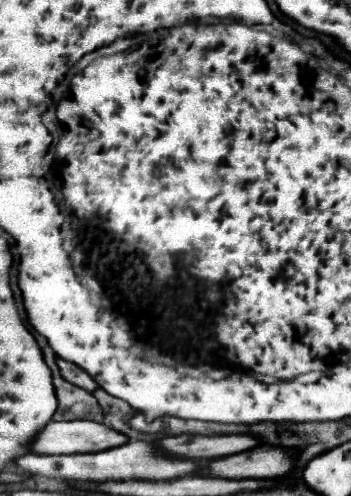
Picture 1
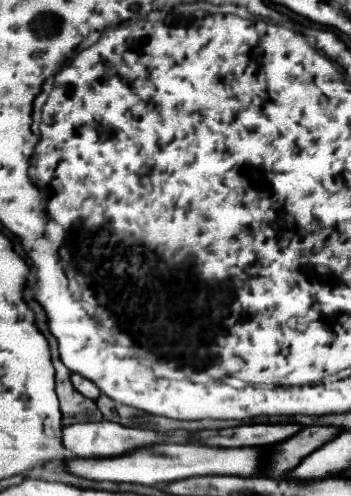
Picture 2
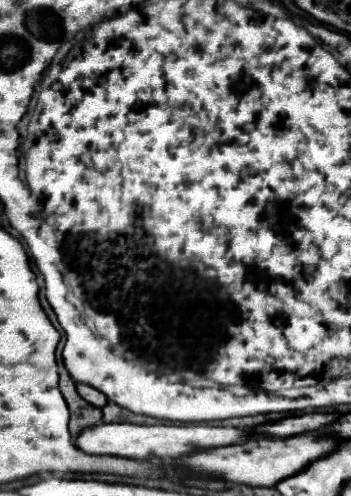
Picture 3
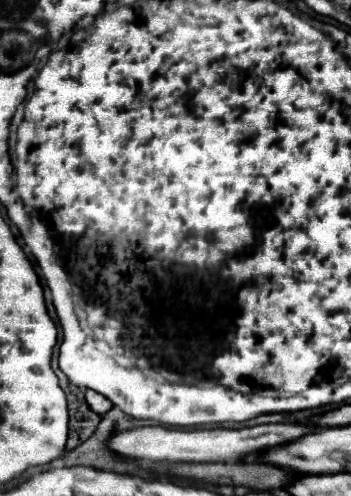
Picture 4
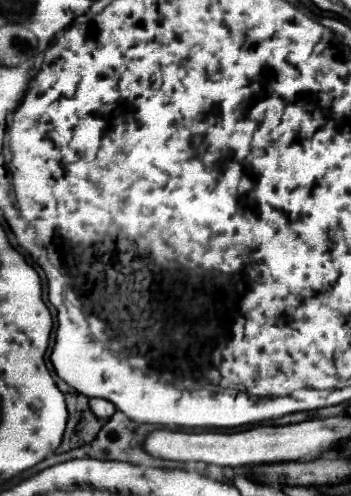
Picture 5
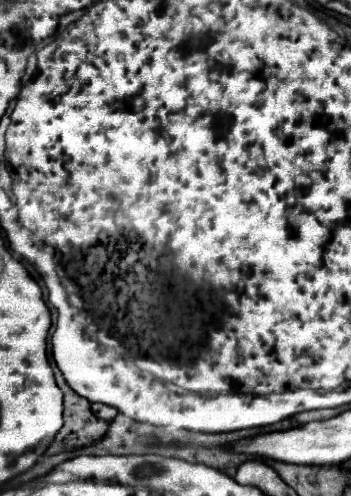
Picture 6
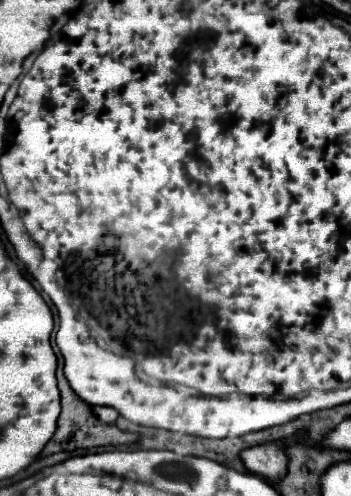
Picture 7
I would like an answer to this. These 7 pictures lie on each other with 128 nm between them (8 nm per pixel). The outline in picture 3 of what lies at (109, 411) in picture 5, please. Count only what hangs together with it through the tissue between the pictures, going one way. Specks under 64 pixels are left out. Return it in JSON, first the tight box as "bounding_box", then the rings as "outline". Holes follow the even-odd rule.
{"bounding_box":[76,384,108,408],"outline":[[[78,384],[76,388],[78,388],[78,394],[80,394],[86,402],[90,402],[90,404],[94,404],[94,406],[98,406],[98,408],[102,408],[102,406],[108,402],[106,396],[104,396],[100,390],[96,390],[96,388],[88,386],[88,384]]]}

